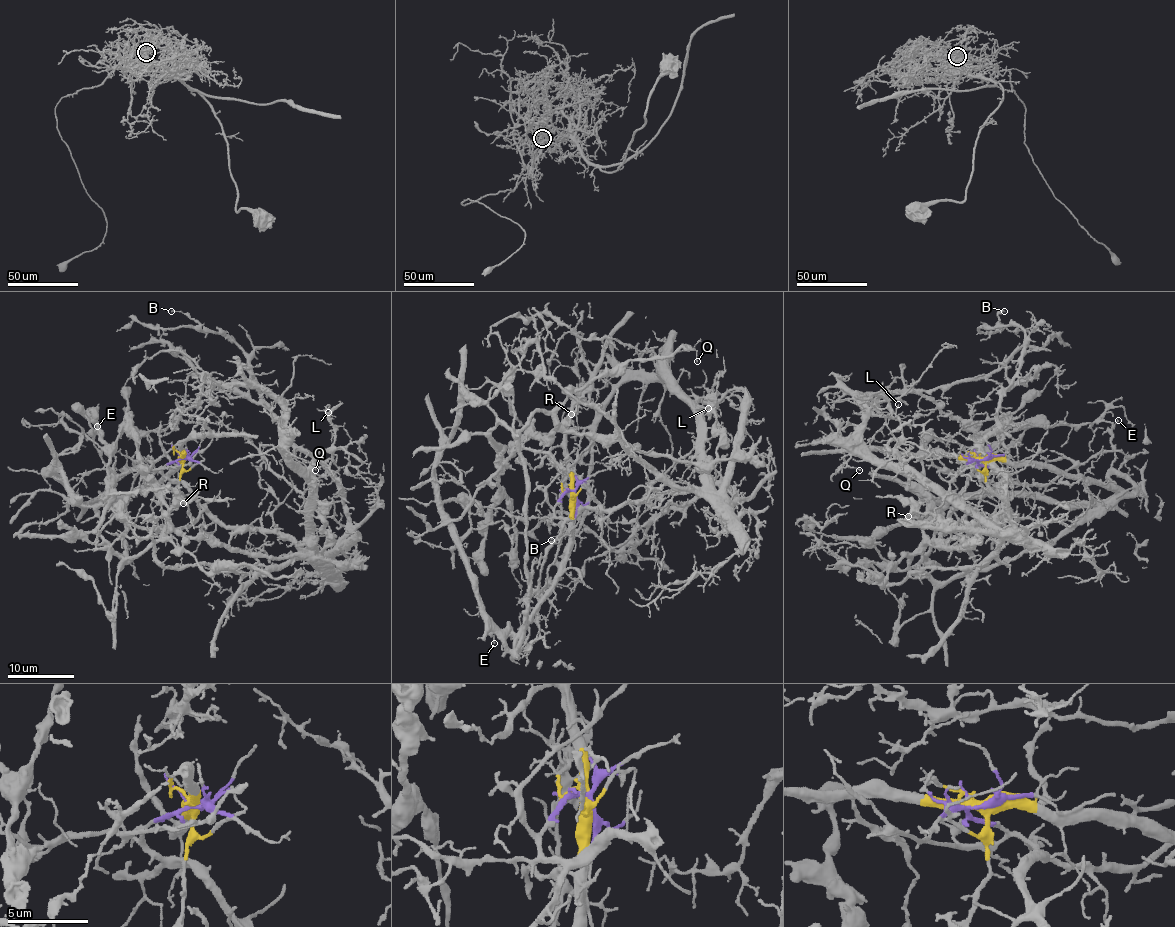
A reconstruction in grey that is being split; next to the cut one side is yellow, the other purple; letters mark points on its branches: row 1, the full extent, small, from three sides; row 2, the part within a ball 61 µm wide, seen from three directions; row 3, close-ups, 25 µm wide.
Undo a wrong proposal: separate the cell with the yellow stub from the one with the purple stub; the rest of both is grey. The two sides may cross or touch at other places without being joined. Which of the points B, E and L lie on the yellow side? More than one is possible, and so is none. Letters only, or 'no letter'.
E

